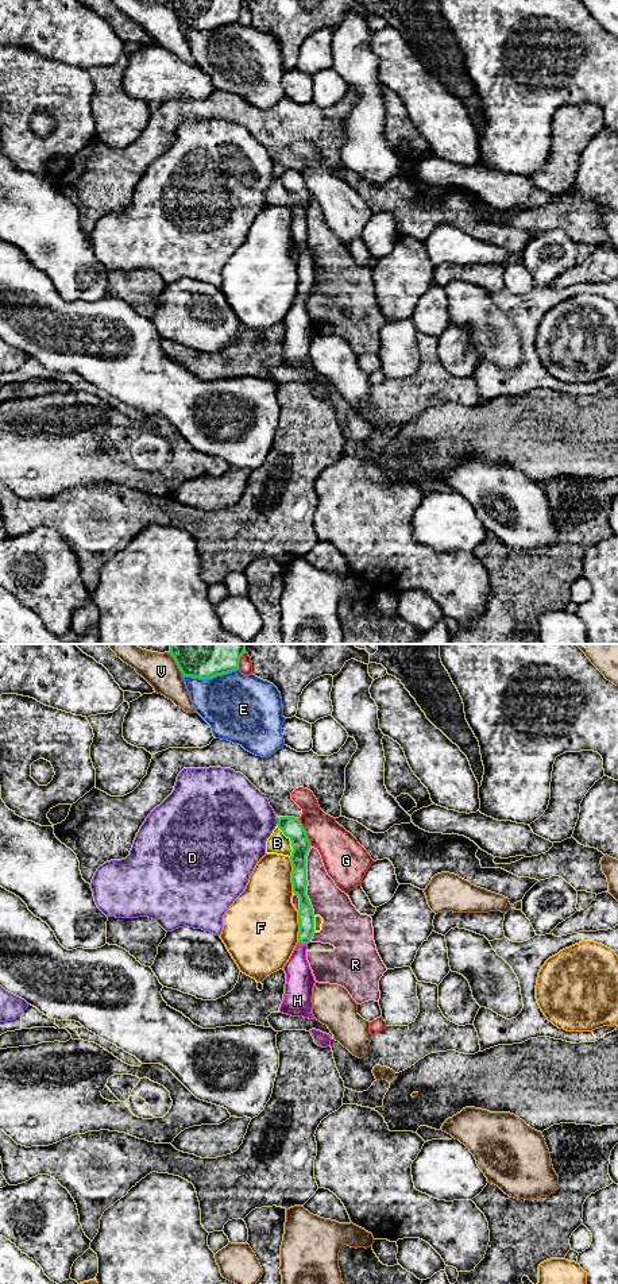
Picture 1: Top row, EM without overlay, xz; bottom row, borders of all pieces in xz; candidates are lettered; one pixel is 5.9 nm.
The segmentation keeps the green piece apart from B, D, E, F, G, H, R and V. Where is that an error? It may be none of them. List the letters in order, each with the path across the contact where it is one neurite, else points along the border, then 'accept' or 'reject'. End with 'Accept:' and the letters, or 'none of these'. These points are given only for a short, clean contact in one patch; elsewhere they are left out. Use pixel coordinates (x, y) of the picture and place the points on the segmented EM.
B: reject
D: reject
E: reject
F: reject
G: reject
H: across xz (305, 914), (302, 943), (300, 949), (300, 980) | accept
R: reject
V: reject
Accept: H

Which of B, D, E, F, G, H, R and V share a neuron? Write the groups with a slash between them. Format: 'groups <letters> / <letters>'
groups B / D / E / F / G / H / R / V

